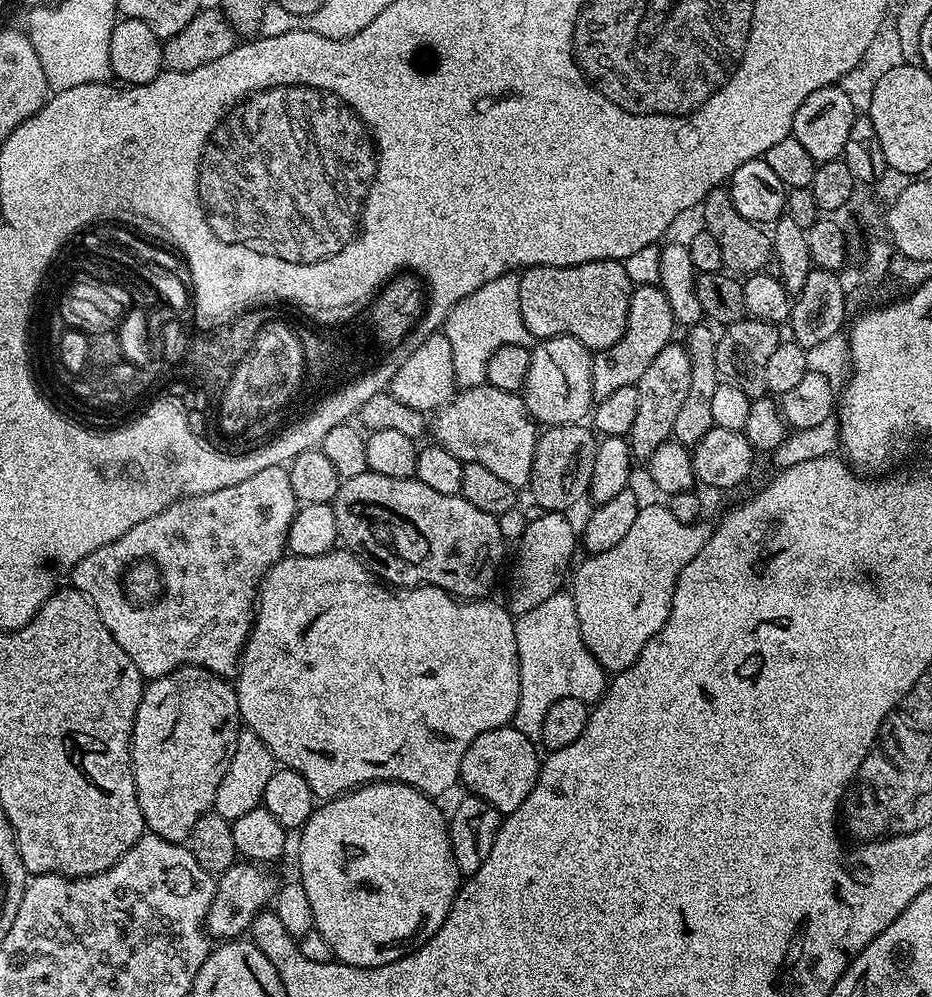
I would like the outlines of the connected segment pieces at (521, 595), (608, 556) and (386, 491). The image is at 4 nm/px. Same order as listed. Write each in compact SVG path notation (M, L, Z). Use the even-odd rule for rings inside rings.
M542 512L529 521L526 530L517 541L518 552L512 568L512 580L508 590L506 606L514 616L522 615L535 606L545 602L547 598L557 593L567 576L572 564L570 562L574 548L578 546L576 528L562 512ZM569 566L569 568L568 568Z
M645 503L638 518L634 518L630 531L622 538L622 542L618 542L618 546L585 555L585 560L575 565L574 572L580 578L571 579L570 593L574 606L577 607L578 630L582 642L604 668L605 673L615 674L629 668L638 658L638 654L642 654L646 642L650 642L650 638L654 638L654 634L662 630L670 614L670 606L677 599L678 585L698 550L704 548L709 535L709 525L704 525L704 522L678 522L678 518L674 518L674 514L670 514L670 510L663 503Z
M367 471L358 474L358 478L350 478L349 480L343 481L331 505L334 510L336 525L338 526L338 534L340 535L339 543L347 551L351 552L353 556L358 557L368 567L369 572L383 581L383 583L401 588L418 588L421 586L440 588L443 592L449 592L452 596L461 600L478 600L489 595L488 591L491 590L492 583L495 582L496 575L500 572L500 563L504 560L506 541L502 530L498 526L496 517L486 514L486 510L478 510L478 506L474 506L471 502L466 502L464 496L438 494L438 490L434 490L430 486L425 486L420 480L411 476L407 476L406 478L390 478L386 474Z

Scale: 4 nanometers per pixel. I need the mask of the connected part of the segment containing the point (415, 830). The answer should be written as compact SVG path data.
M378 780L375 784L362 784L359 788L353 788L344 793L343 796L334 796L323 801L324 804L313 811L312 816L306 821L303 828L299 829L298 836L300 836L300 876L298 876L298 883L306 890L306 898L310 898L310 910L314 910L314 928L322 934L322 938L326 938L326 942L330 942L330 950L333 957L341 964L351 964L353 968L377 968L383 964L394 962L398 958L402 958L407 952L413 952L415 948L420 947L438 930L438 926L442 926L442 922L448 917L450 906L456 901L456 894L460 891L462 877L458 866L454 862L454 854L450 846L450 838L448 837L448 821L445 813L440 813L440 808L435 799L431 796L424 795L423 792L416 788L410 787L408 784L399 784L397 780Z

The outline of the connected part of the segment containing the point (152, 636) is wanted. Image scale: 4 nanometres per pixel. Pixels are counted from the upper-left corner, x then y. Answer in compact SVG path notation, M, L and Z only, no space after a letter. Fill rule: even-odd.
M270 466L266 470L261 470L258 474L246 478L246 482L238 482L238 486L226 486L226 490L214 490L210 494L190 496L186 500L179 500L170 506L166 506L166 510L154 514L154 518L146 518L146 522L138 522L138 526L134 526L134 530L126 530L126 534L122 534L122 538L94 550L94 554L86 554L86 558L82 558L82 562L75 564L70 573L71 587L91 600L92 605L98 610L106 630L110 630L114 642L118 642L118 646L122 646L122 650L126 650L130 662L134 662L134 666L138 666L138 670L148 680L157 680L160 676L170 674L176 668L182 668L186 664L205 668L216 676L235 677L240 667L240 656L244 653L244 646L248 642L248 634L252 630L260 583L263 582L269 568L285 555L288 546L290 522L296 516L297 507L298 501L294 490L290 486L290 474L287 467ZM140 571L144 571L145 580L132 580L128 584L128 588L130 591L137 592L138 595L144 597L131 596L124 589L124 572ZM148 595L157 595L153 604Z

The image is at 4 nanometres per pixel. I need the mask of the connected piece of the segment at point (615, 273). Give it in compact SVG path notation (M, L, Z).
M599 260L578 266L538 266L519 273L518 302L522 322L533 337L573 336L590 350L614 346L626 330L633 283L618 260Z

